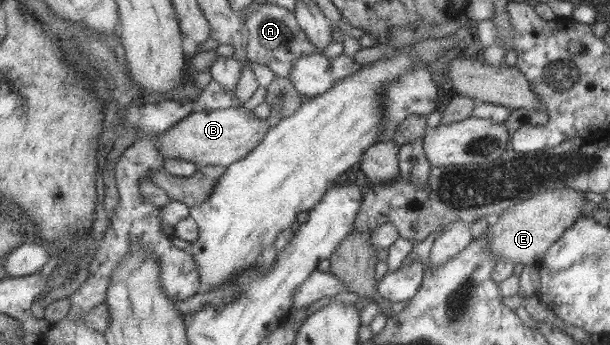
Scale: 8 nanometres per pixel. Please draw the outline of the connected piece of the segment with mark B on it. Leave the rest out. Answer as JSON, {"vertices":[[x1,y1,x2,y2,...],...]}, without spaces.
{"vertices":[[243,107,208,110,196,108,186,115,182,122,151,139,163,159,182,159,197,167,222,165,226,169,232,163,246,158,264,138,268,129,269,125,265,119,256,118,252,110]]}

